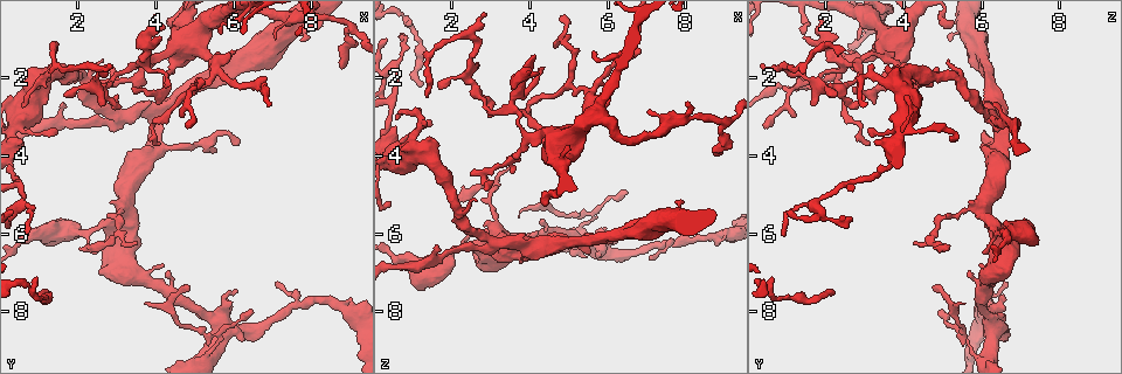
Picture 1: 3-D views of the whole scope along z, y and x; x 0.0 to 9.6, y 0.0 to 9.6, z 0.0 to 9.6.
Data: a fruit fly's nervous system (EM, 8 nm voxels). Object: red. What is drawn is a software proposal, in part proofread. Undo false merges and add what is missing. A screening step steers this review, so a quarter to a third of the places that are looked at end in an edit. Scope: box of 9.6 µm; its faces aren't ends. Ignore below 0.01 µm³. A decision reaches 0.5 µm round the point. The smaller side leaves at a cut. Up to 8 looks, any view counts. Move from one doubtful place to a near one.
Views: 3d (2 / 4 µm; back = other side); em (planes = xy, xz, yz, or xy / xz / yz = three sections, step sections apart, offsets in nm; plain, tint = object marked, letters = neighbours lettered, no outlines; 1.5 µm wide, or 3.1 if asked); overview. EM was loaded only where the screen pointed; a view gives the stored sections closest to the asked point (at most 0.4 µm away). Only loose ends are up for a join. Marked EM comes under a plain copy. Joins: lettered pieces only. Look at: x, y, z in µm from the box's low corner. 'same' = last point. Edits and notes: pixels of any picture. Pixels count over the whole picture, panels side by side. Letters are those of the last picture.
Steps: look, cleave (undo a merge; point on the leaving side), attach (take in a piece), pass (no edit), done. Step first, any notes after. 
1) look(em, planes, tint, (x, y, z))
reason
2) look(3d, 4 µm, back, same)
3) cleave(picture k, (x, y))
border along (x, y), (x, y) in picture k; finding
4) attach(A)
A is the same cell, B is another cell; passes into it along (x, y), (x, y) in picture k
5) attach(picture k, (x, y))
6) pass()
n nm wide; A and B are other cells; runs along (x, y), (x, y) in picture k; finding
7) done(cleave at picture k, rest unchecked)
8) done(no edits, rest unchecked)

look(3d, 4 µm, (5.85, 7.55, 6.55))

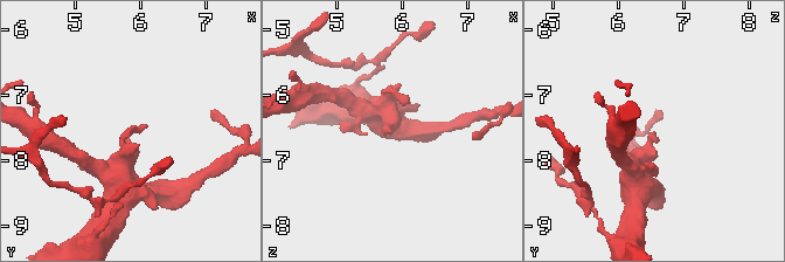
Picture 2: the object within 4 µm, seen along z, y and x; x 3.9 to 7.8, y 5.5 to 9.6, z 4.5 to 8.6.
look(em, planes, letters, (5.80, 7.55, 6.55))
shape alone is not enough

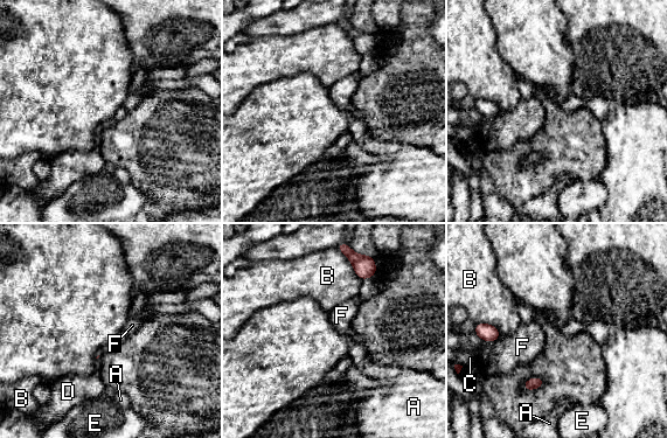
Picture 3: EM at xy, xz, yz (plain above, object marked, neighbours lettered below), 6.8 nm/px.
pass()
A, B, C, D, E and F are other cells; border along (500, 336), (493, 341) in picture 3; no lettered piece goes on from it

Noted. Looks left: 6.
look(em, xz, step 8, tint, (3.10, 3.05, 6.20))
branch point

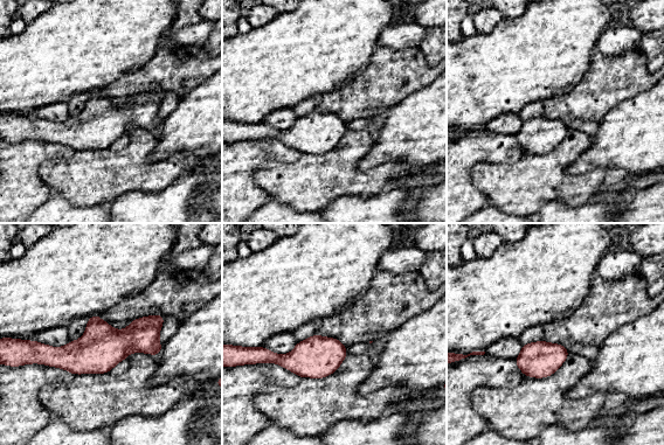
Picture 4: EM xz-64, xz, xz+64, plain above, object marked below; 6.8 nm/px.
look(em, planes, letters, same)
cut it another way

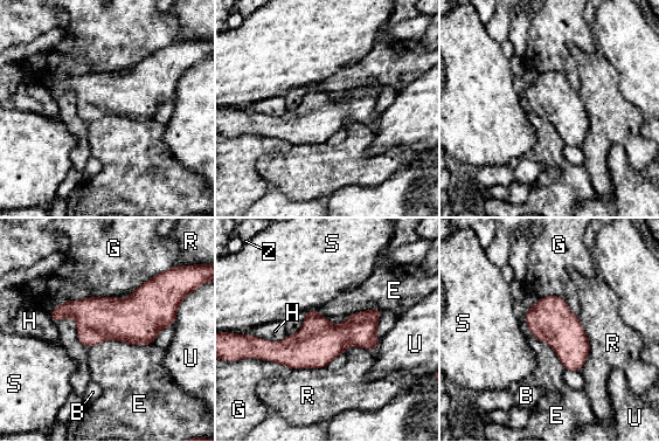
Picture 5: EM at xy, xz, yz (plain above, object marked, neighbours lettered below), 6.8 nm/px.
pass()
B, E, G, H, R, S, U and Z are other cells; runs along (377, 312), (310, 349), (261, 342) in picture 5; continuous, no second neuron

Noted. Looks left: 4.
look(3d, 4 µm, (3.55, 6.20, 4.30))
thin end

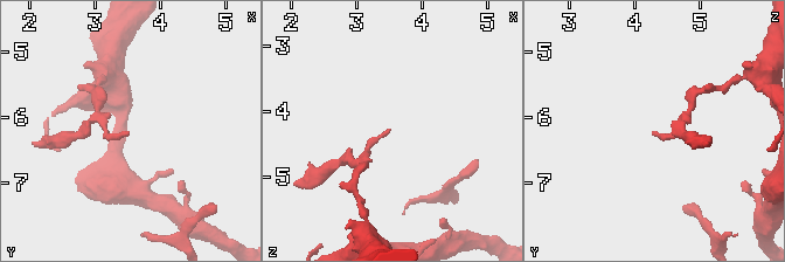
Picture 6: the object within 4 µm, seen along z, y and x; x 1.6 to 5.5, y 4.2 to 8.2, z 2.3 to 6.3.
look(em, 3.1 µm, yz, step 8, letters, (3.50, 6.20, 4.30))

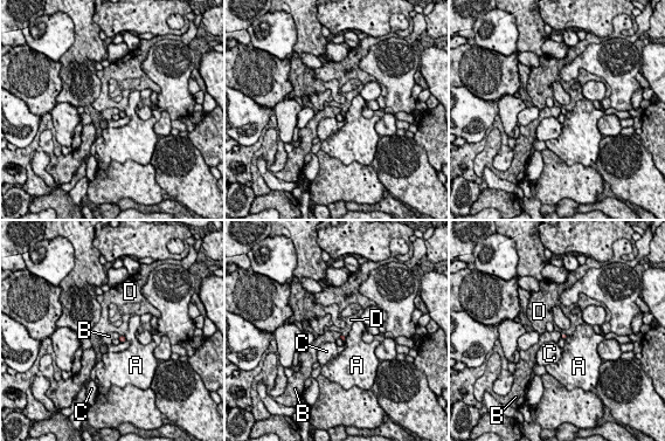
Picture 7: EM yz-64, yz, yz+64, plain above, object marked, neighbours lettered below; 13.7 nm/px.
pass()
A, B, C and D are other cells; border along (119, 335), (124, 336) in picture 7; no lettered piece goes on from it

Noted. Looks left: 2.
look(em, planes, tint, (6.10, 1.30, 2.55))

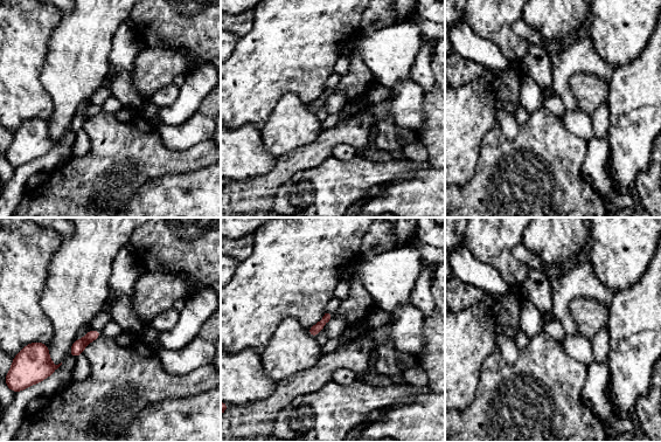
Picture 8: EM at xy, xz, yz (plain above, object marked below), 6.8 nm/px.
look(em, planes, letters, same)

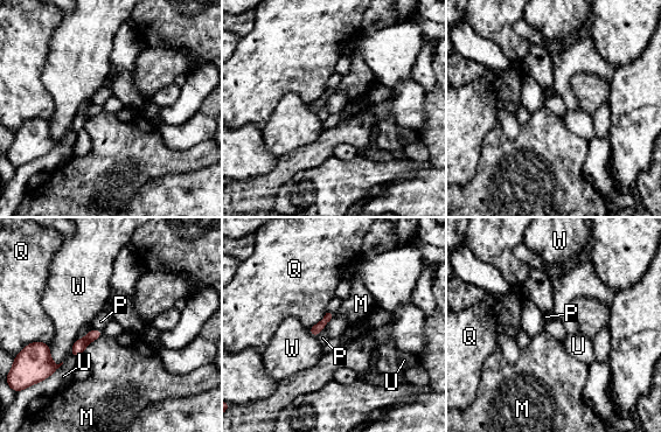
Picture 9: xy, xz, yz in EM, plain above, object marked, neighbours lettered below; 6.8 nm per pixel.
pass()
M, P, Q, U and W are other cells; border along (103, 334), (92, 340), (83, 352) in picture 9; none of them fits

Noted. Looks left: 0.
done(no edits, rest unchecked)

